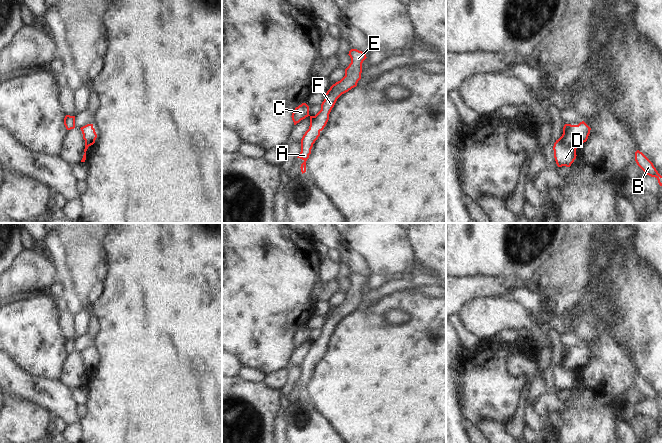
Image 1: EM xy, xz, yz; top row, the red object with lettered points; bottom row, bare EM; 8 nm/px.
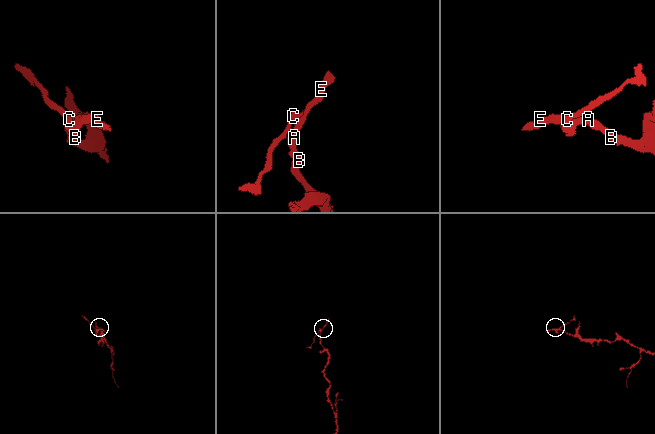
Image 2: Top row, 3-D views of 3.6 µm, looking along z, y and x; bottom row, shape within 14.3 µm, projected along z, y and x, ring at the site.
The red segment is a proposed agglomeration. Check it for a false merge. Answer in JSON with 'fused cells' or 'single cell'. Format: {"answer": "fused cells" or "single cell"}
{"answer": "single cell"}

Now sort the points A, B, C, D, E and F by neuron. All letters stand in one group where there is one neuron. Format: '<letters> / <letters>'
A B C D E F

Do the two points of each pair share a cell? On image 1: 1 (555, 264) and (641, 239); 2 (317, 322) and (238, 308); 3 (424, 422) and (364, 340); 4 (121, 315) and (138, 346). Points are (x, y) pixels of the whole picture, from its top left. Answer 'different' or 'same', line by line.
1: different
2: different
3: same
4: same

